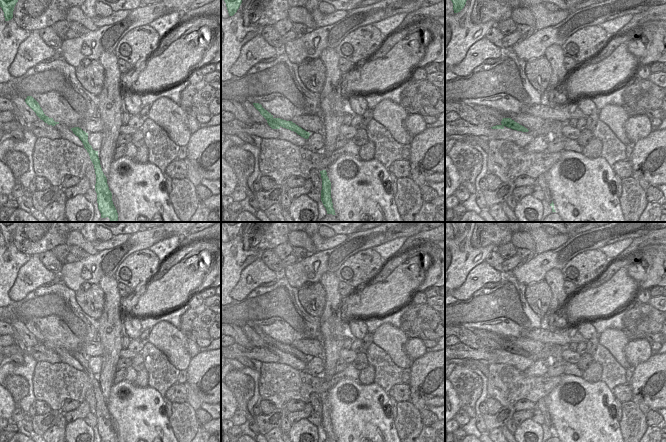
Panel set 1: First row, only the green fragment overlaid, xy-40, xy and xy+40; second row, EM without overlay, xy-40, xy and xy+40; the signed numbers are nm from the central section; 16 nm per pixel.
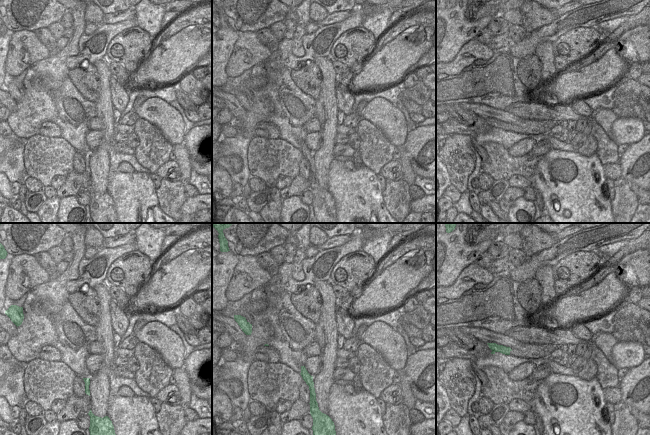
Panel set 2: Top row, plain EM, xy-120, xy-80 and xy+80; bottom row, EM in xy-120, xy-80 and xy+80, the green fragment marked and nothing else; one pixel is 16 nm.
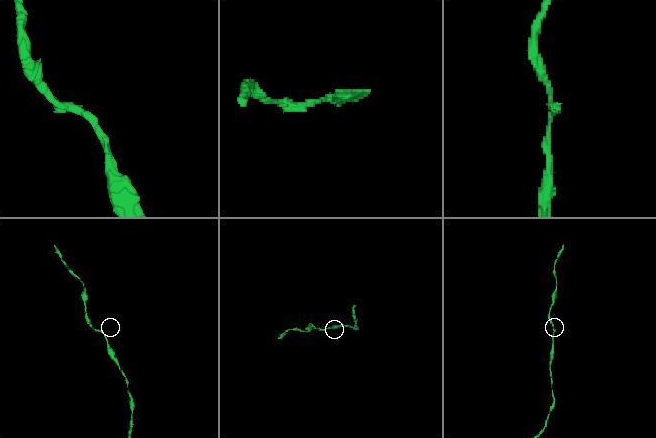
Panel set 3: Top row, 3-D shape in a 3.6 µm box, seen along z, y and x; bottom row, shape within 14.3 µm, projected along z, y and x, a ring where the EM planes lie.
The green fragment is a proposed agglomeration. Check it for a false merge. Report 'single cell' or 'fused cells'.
single cell

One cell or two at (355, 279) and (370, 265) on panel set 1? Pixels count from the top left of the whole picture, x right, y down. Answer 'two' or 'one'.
one

